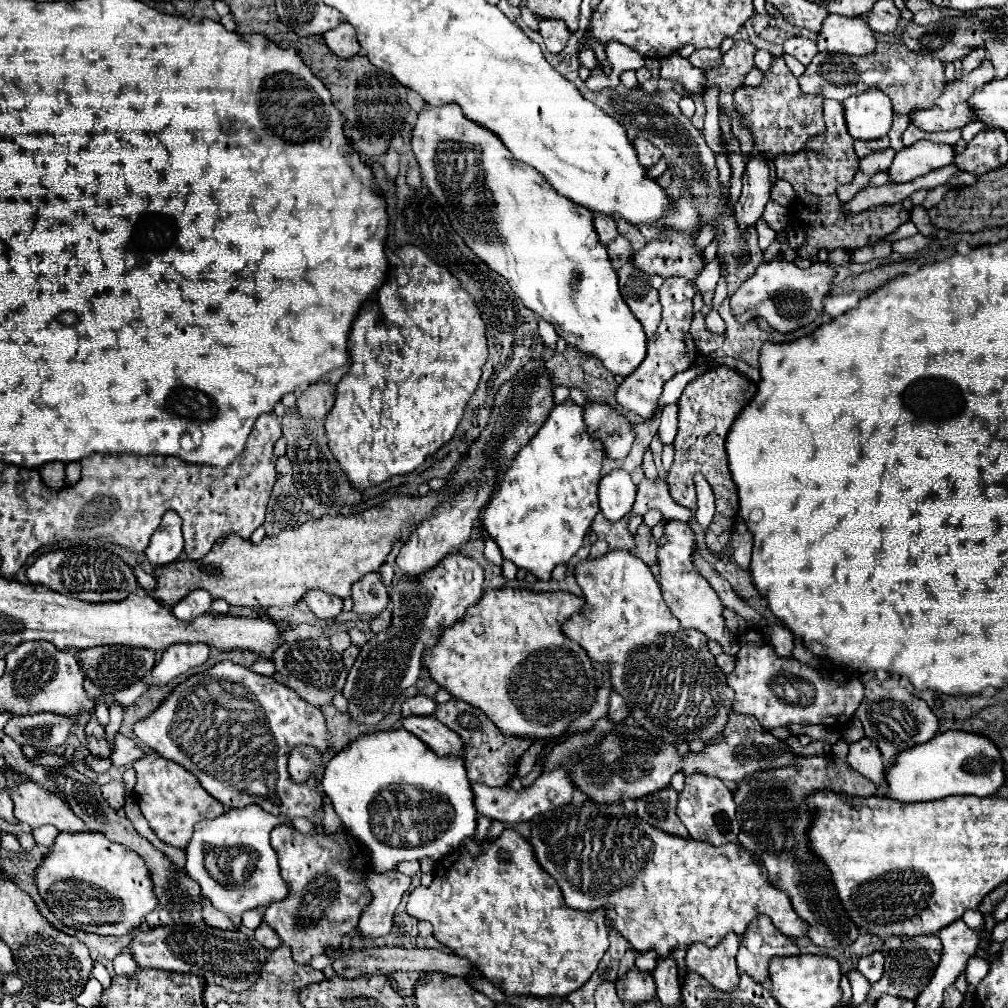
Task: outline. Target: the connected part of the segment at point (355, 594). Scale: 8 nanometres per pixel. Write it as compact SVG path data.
M368 573L362 581L352 585L352 611L358 615L378 615L388 605L388 589L382 585L378 573Z

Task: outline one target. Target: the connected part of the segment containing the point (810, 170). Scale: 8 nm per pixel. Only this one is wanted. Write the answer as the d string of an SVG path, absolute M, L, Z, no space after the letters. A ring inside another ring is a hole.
M824 99L823 115L826 125L830 125L830 135L810 141L810 145L796 155L778 155L774 159L778 177L786 179L796 191L796 199L788 207L788 211L798 221L806 237L804 245L796 251L800 259L814 259L820 249L832 251L834 247L842 249L864 247L870 237L882 239L894 233L902 223L910 219L910 211L904 209L902 203L880 205L878 209L872 207L858 215L846 215L844 203L836 195L836 187L852 183L854 173L858 171L858 155L854 151L854 139L850 137L846 127L842 103L834 99Z

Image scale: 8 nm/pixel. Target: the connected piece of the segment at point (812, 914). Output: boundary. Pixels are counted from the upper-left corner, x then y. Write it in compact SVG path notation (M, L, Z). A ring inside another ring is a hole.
M834 755L798 757L798 761L794 761L790 767L754 773L754 777L740 781L738 789L734 791L734 801L738 805L736 817L740 823L738 841L758 855L768 871L770 881L790 895L796 913L810 925L810 941L814 945L832 949L856 941L858 927L850 921L850 917L846 917L826 867L814 855L810 855L806 847L806 829L812 819L812 807L804 803L804 797L816 791L836 791L848 795L866 793L866 797L870 797L876 793L876 785L866 781L866 777L856 773L856 769Z

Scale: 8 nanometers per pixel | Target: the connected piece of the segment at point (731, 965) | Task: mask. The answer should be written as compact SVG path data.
M728 933L724 941L712 949L702 943L694 943L686 951L686 967L688 971L696 971L708 979L716 989L734 991L740 983L740 973L736 967L738 947L740 939L734 933Z

